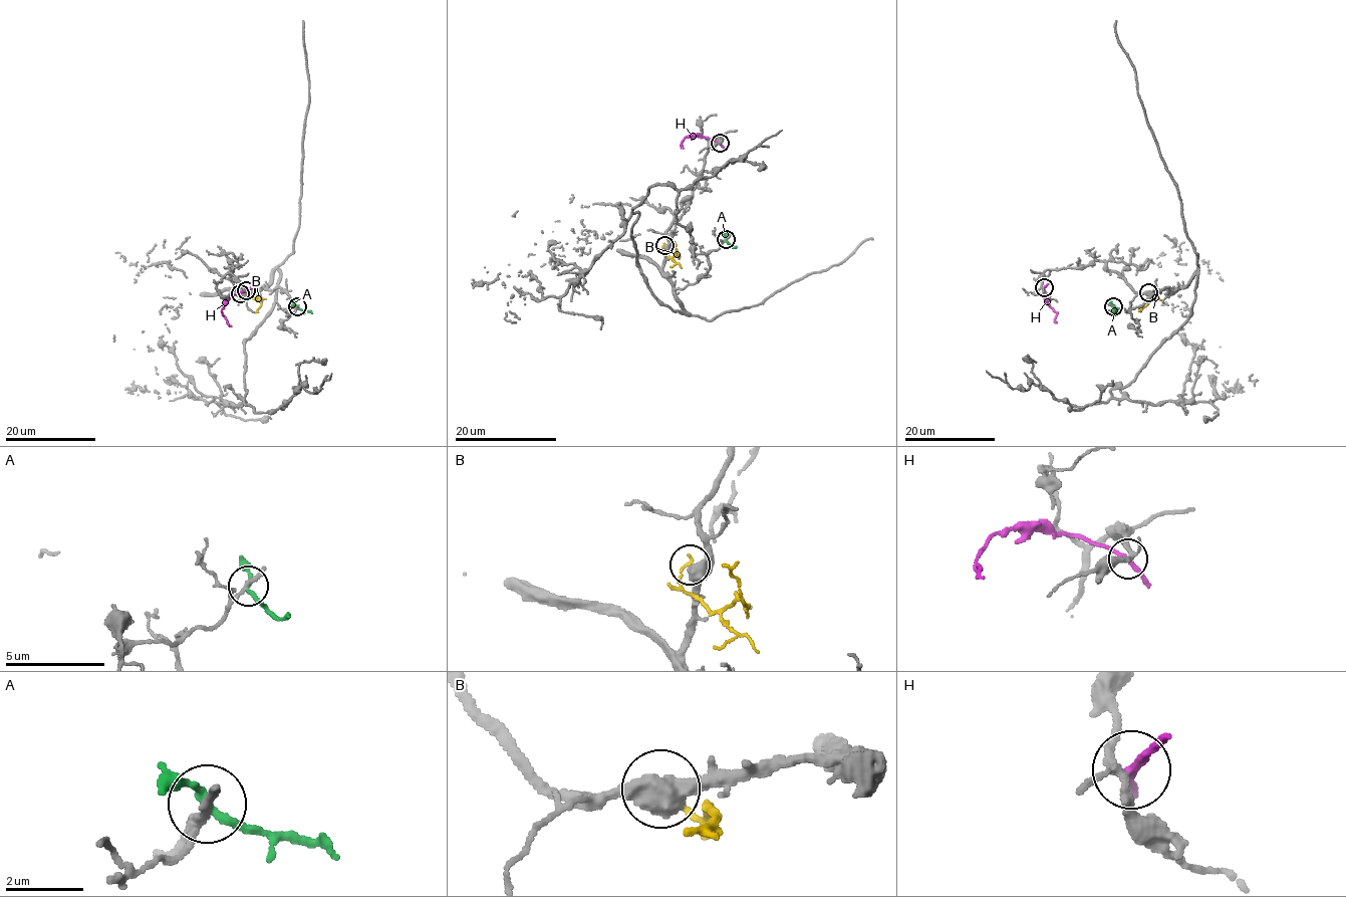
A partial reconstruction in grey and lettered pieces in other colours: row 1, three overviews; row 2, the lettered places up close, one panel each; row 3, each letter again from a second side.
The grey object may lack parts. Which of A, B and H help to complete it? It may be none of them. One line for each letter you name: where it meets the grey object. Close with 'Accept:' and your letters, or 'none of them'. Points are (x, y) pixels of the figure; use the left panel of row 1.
Accept: none of them

